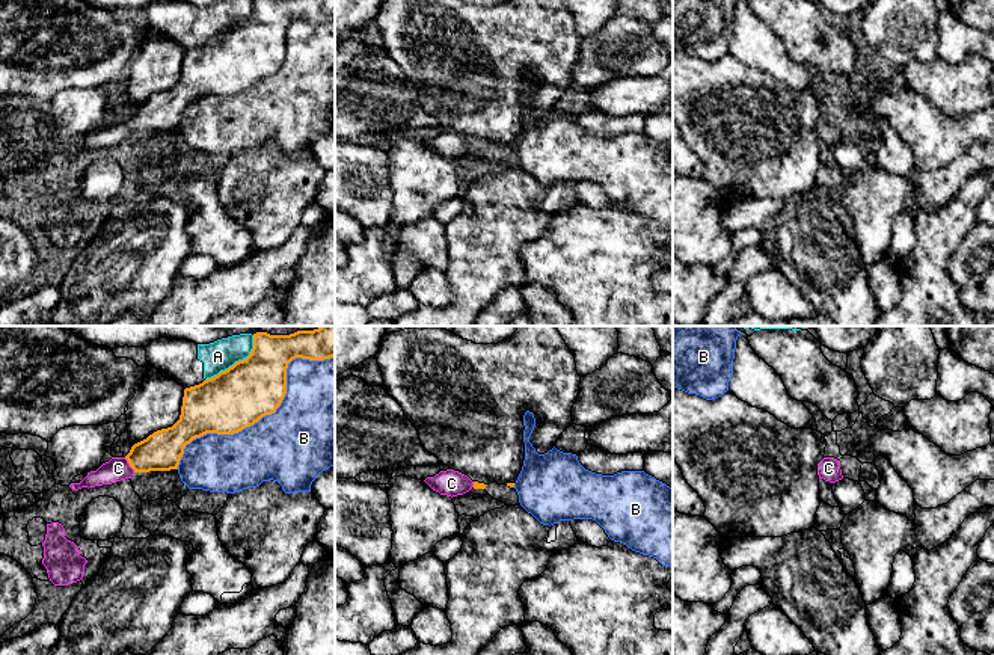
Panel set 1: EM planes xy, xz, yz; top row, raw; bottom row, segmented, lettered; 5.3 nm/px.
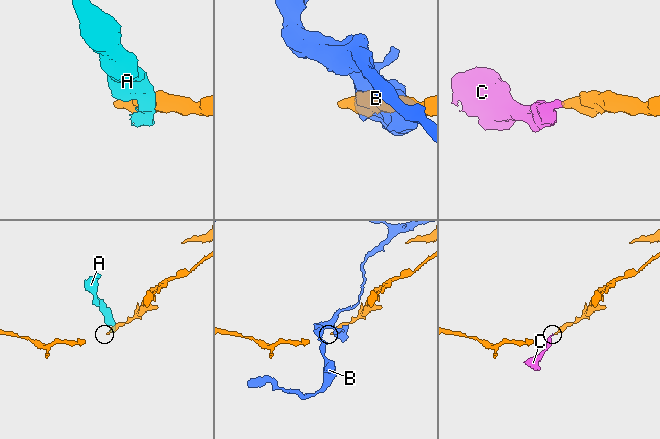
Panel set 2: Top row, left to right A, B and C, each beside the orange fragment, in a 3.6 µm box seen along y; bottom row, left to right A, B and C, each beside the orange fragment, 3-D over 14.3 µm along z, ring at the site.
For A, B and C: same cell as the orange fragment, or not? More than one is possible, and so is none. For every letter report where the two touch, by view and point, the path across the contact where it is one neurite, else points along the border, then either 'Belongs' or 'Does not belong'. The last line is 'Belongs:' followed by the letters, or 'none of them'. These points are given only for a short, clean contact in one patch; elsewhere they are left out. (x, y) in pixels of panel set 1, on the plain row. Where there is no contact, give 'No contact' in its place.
A: Touches orange at xy (236, 24). Does not belong
B: Touches orange at xy (264, 77). Does not belong
C: Touches orange at xy (130, 127). Path across: xy (162, 112), (147, 116), (130, 127), (118, 130). Belongs
Belongs: C

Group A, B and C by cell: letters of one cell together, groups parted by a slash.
A / B / C

